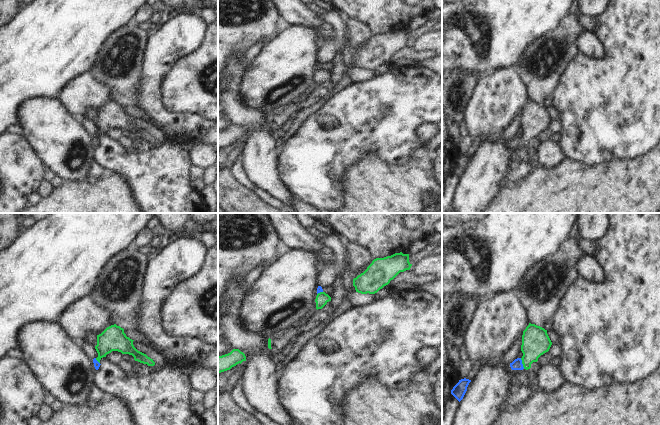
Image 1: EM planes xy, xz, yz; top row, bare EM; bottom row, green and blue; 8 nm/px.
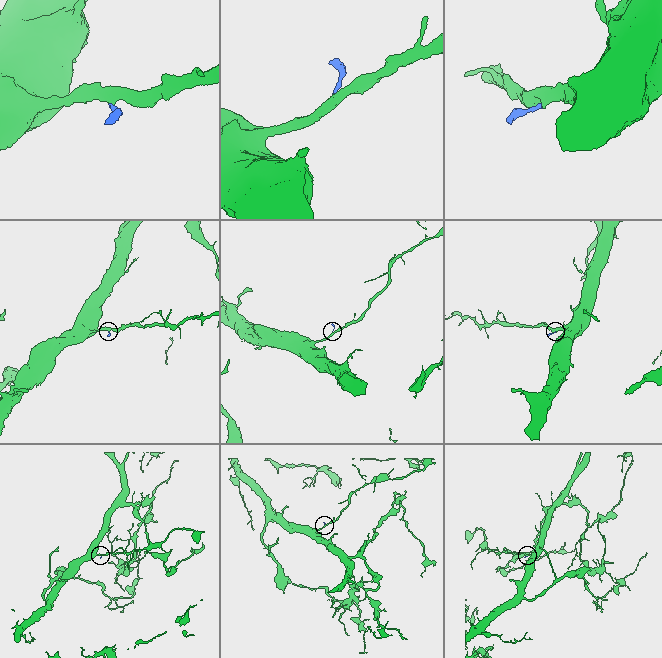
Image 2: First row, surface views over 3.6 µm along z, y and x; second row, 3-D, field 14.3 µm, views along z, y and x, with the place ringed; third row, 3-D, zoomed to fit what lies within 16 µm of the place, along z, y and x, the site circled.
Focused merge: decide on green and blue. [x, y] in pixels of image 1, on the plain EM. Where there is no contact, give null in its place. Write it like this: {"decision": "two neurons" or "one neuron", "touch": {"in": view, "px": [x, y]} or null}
{"decision": "one neuron", "touch": {"in": "yz", "px": [522, 139]}}

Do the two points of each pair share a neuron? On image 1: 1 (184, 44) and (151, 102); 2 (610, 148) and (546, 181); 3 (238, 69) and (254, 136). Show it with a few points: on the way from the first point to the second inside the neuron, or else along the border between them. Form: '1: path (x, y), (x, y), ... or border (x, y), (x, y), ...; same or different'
1: path (169, 55), (155, 69), (152, 87); same
2: border (566, 156), (590, 164), (606, 162); different
3: path (235, 86), (235, 105), (249, 119); same

